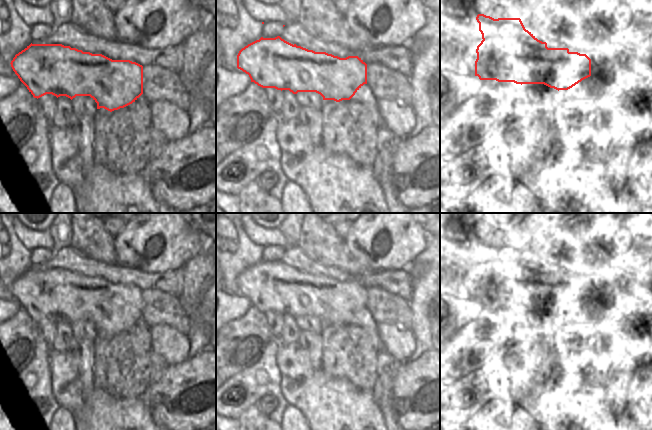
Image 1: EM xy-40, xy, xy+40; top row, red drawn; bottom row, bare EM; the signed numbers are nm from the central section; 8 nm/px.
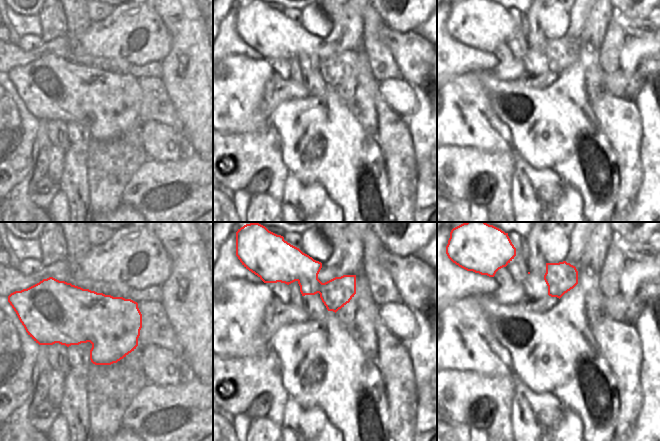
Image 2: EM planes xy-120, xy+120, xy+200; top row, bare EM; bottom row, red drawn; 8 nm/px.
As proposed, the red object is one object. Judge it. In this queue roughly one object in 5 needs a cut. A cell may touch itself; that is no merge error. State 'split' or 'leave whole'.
leave whole

